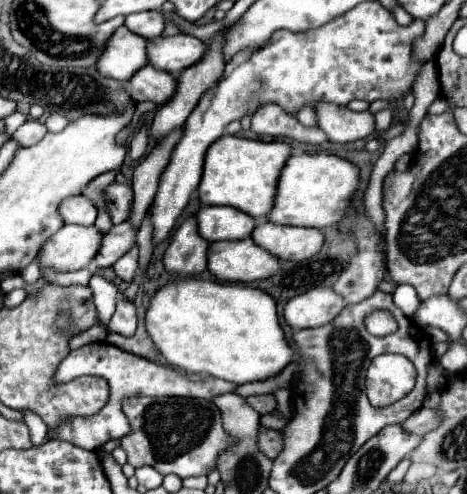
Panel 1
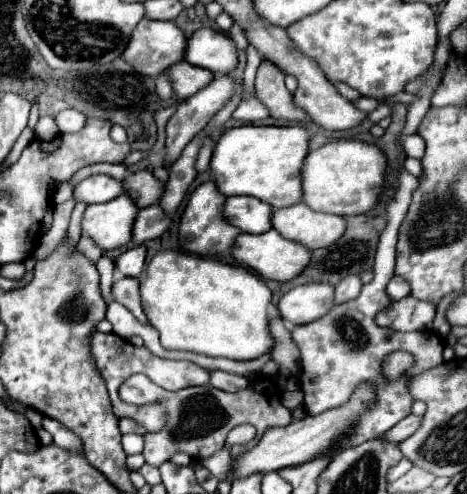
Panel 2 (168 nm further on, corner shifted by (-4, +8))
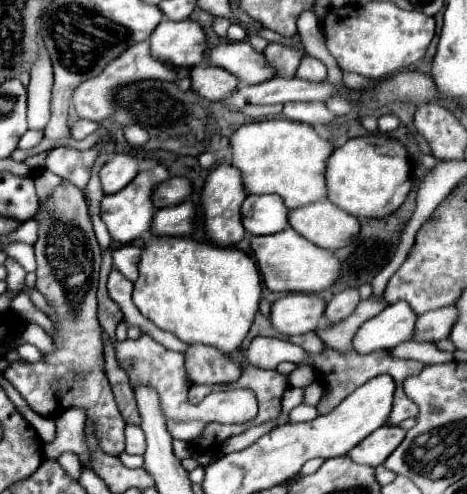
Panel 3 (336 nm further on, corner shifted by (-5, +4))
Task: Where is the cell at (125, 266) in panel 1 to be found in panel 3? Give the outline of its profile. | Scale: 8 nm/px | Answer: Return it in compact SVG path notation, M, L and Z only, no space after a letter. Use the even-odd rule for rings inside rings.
M125 244L117 250L113 250L113 266L131 282L137 280L137 264L139 264L141 248Z

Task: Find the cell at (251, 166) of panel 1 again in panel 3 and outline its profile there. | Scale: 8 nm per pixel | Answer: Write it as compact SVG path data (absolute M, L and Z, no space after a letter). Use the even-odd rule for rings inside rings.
M277 118L251 122L231 136L231 152L231 164L243 172L247 194L279 194L287 208L299 208L327 198L325 168L333 146L313 126Z

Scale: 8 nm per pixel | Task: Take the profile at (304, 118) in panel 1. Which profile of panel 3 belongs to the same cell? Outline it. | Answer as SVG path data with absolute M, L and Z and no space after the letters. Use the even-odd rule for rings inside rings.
M305 56L297 68L297 76L311 80L311 82L321 82L327 78L327 68L321 60L317 60L313 56Z

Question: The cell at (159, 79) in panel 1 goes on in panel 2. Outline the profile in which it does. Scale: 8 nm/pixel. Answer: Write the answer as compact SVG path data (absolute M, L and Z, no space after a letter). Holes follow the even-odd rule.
M184 60L178 62L178 64L172 64L166 70L166 74L168 74L170 82L172 82L176 100L184 100L184 98L194 96L198 90L202 90L204 86L208 86L214 80L214 74L210 70L192 66L192 64L184 62Z

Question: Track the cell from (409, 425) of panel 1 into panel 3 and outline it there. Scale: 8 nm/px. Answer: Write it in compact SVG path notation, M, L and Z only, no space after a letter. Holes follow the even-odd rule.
M383 426L367 436L363 442L359 442L355 448L351 448L347 456L355 460L355 464L367 464L375 468L387 460L387 456L401 444L405 434L407 432L397 426Z

